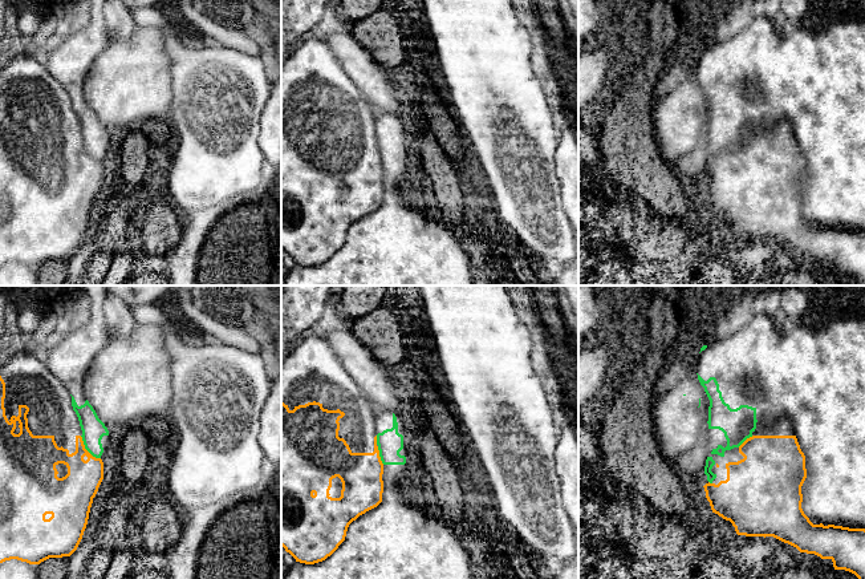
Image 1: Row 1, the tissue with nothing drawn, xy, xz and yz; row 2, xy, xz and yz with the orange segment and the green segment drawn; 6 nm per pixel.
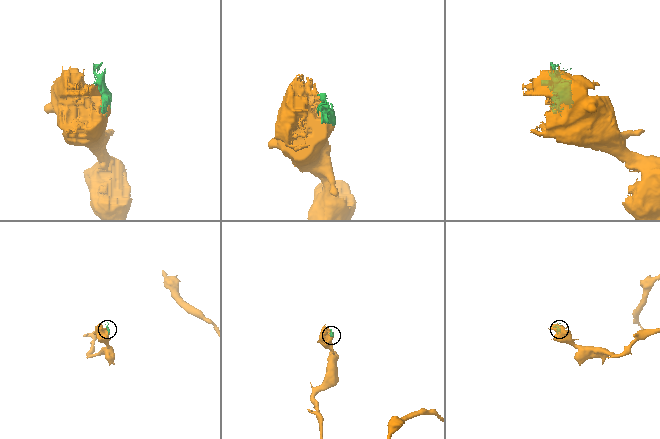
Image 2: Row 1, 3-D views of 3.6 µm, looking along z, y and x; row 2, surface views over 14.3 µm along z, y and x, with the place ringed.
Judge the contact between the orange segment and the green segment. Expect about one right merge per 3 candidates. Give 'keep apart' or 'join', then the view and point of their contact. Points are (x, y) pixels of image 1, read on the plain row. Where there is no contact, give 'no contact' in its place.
keep apart; meets orange in xy at (85, 152)

